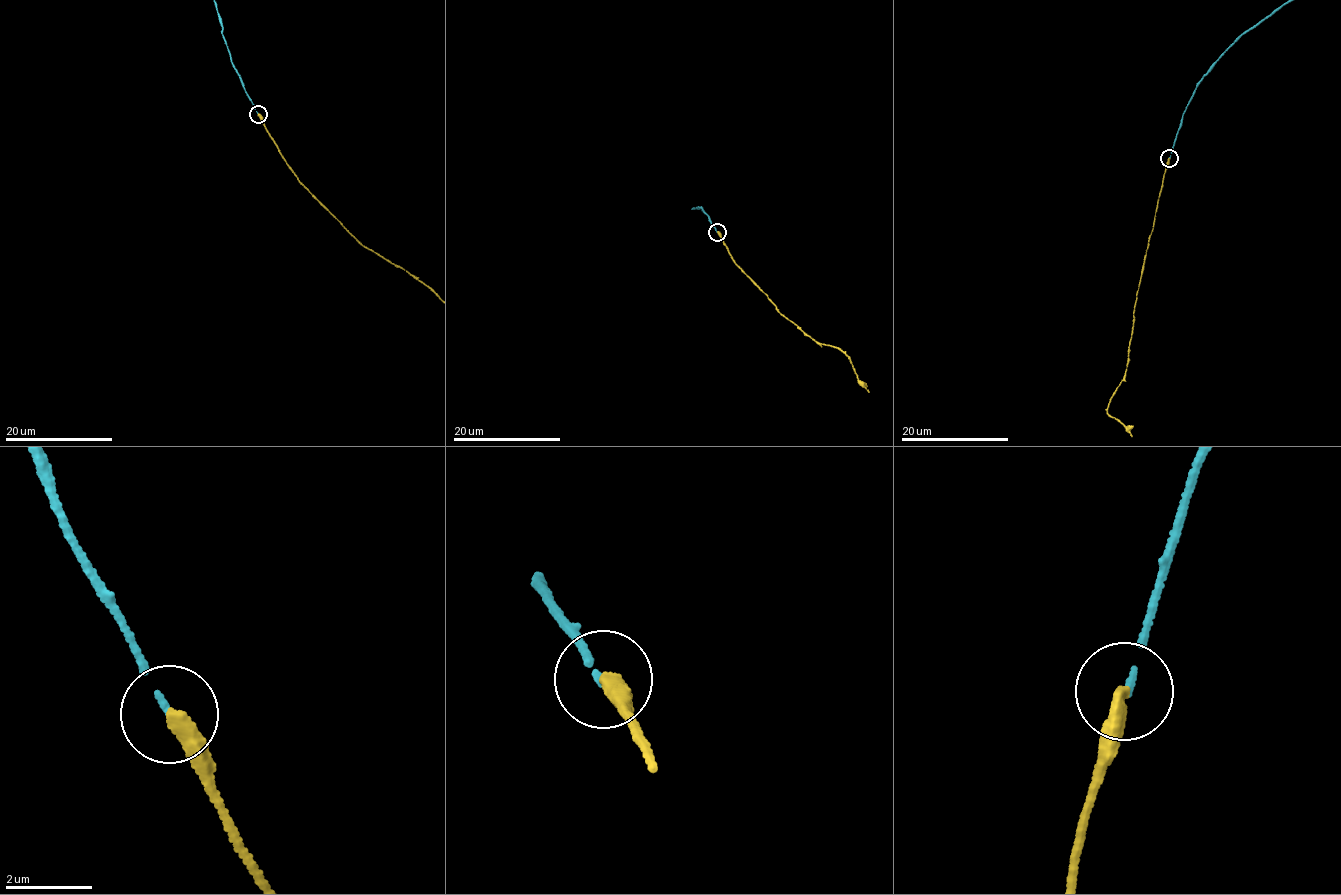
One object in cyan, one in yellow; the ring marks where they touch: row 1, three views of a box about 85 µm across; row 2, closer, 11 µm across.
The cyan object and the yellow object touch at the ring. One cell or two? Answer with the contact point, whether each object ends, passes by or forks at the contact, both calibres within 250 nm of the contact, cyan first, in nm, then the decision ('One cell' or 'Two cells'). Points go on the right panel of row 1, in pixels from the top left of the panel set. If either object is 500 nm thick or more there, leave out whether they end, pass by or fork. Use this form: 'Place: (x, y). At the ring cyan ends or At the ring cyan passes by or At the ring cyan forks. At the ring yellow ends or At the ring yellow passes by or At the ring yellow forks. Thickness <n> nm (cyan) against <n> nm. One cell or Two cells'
Place: (1169, 158). At the ring cyan ends. At the ring yellow ends. Thickness 110 nm (cyan) against 400 nm. One cell

